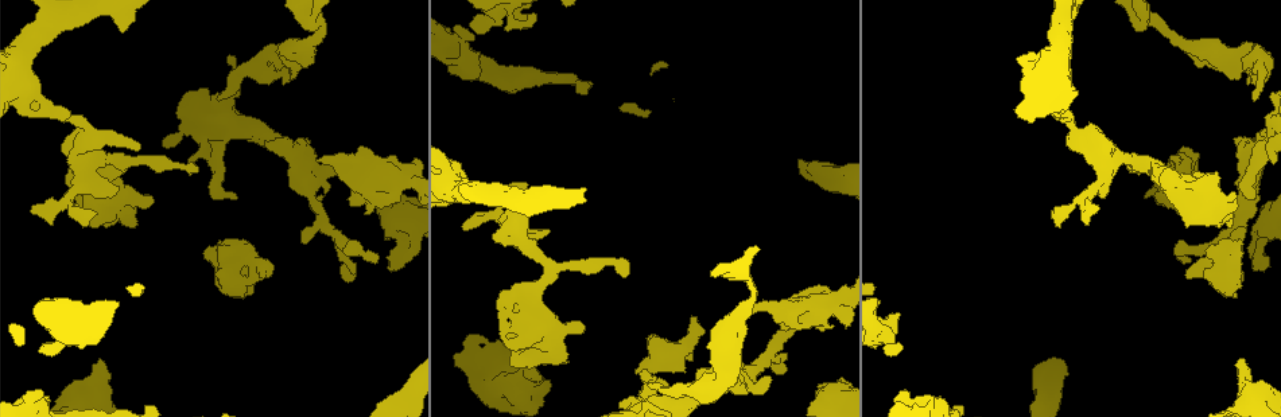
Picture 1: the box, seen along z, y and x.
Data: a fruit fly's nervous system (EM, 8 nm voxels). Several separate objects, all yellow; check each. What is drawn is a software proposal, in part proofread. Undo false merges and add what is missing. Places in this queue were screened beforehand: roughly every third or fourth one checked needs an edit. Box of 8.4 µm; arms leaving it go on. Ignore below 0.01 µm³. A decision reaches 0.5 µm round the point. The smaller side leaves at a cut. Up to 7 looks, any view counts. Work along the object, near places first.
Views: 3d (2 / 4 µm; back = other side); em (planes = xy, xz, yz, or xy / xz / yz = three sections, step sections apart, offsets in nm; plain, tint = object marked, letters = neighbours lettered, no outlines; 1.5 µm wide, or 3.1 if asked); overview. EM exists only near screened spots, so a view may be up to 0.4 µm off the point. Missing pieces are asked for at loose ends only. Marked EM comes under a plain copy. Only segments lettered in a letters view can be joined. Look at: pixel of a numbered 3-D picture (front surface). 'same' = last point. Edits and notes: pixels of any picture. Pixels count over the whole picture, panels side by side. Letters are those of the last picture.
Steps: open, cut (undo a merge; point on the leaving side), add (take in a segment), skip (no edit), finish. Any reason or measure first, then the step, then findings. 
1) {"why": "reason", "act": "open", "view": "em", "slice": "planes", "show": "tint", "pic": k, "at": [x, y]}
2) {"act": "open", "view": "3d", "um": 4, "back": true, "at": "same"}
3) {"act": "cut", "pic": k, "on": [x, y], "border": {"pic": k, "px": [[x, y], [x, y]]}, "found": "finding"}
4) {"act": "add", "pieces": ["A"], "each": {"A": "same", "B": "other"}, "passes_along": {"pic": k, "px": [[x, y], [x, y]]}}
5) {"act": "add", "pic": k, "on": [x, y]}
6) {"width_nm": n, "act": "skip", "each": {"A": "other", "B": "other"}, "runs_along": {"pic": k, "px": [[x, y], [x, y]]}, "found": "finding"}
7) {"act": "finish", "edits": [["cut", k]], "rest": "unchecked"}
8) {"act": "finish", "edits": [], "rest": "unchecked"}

{"why": "abrupt turn", "act": "open", "view": "3d", "um": 4, "pic": 1, "at": [716, 385]}

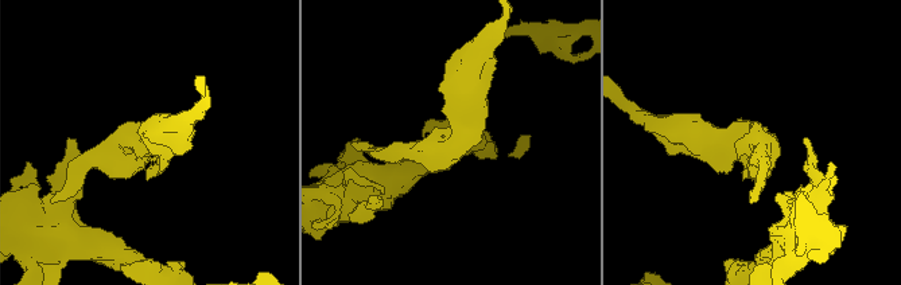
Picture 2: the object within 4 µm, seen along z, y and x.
{"why": "shape alone is not enough", "act": "open", "view": "em", "slice": "xy", "step": 4, "show": "letters", "pic": 2, "at": [447, 149]}

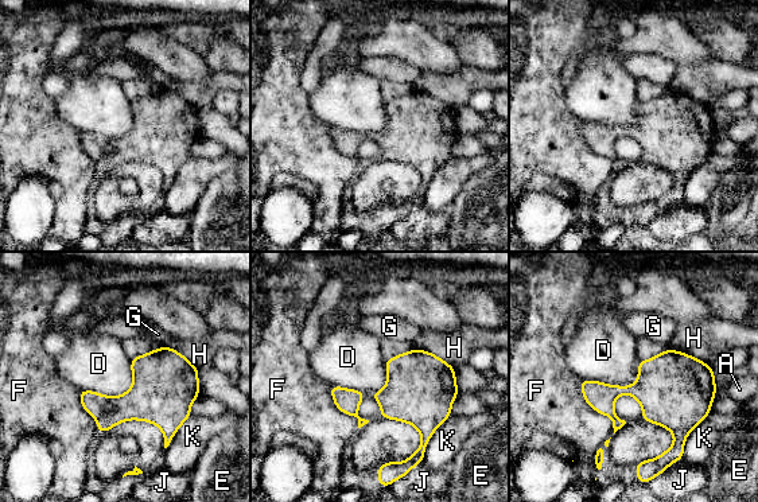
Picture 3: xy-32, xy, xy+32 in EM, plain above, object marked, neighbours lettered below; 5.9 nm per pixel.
{"act": "skip", "each": {"A": "other", "D": "other", "E": "other", "F": "other", "G": "other", "H": "other", "J": "other", "K": "other"}, "border": {"pic": 3, "px": [[131, 360], [123, 393], [80, 390]]}, "found": "all the same neuron"}

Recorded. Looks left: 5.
{"why": "branch stops here", "act": "open", "view": "3d", "um": 2, "back": true, "pic": 1, "at": [699, 376]}

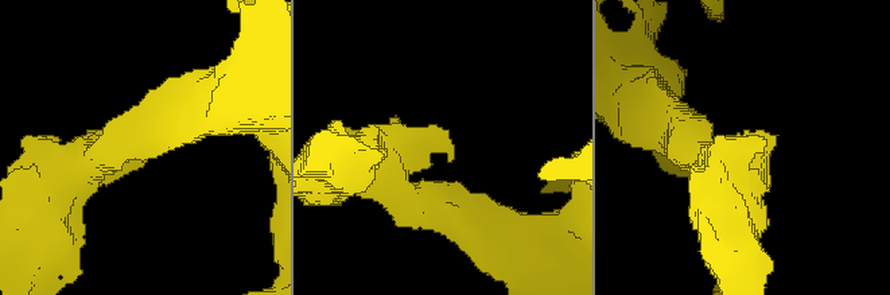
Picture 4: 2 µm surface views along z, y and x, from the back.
{"arm_widths_nm": [300, 380], "act": "open", "view": "em", "slice": "planes", "show": "letters", "pic": 4, "at": [449, 147]}

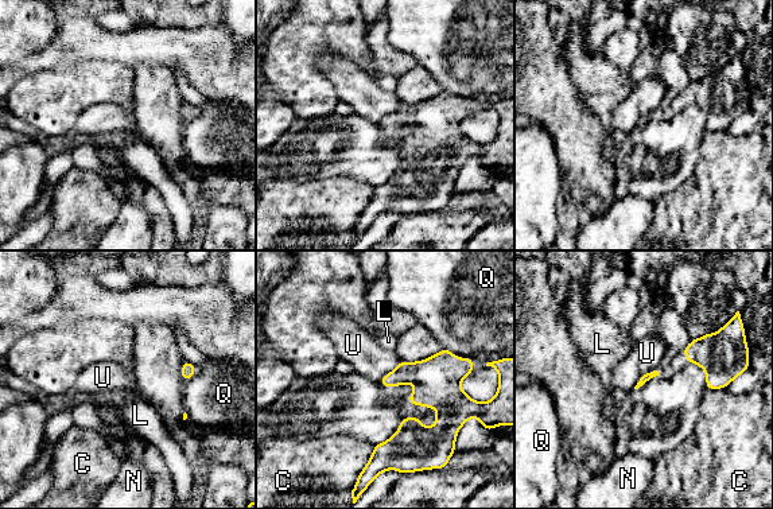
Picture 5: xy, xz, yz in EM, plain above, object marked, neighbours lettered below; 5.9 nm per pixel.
{"longest_contact_nm": ["U", 180], "act": "skip", "each": {"C": "other", "L": "other", "N": "other", "Q": "other", "U": "other"}, "border": {"pic": 5, "px": [[400, 361], [379, 381]]}, "found": "none of them fits"}

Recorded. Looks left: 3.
{"why": "an open end", "act": "open", "view": "em", "slice": "xy", "step": 8, "show": "tint", "pic": 1, "at": [1261, 269]}

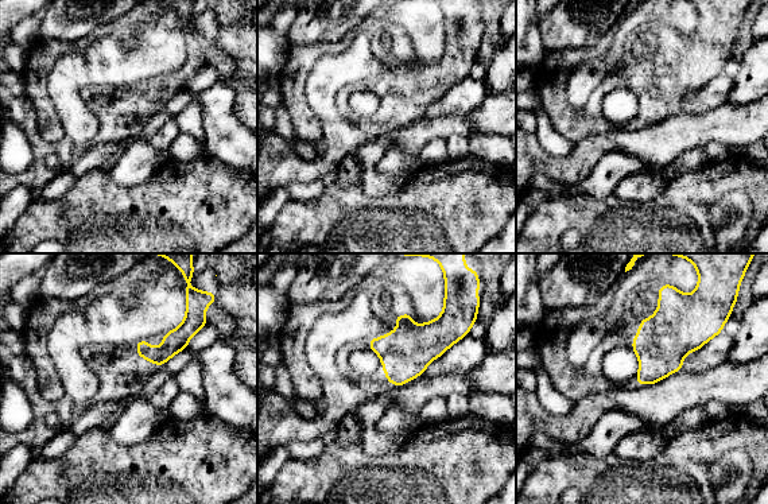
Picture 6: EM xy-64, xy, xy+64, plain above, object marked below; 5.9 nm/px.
{"why": "what lies round it", "act": "open", "view": "em", "slice": "xy", "step": 8, "show": "letters", "at": "same"}

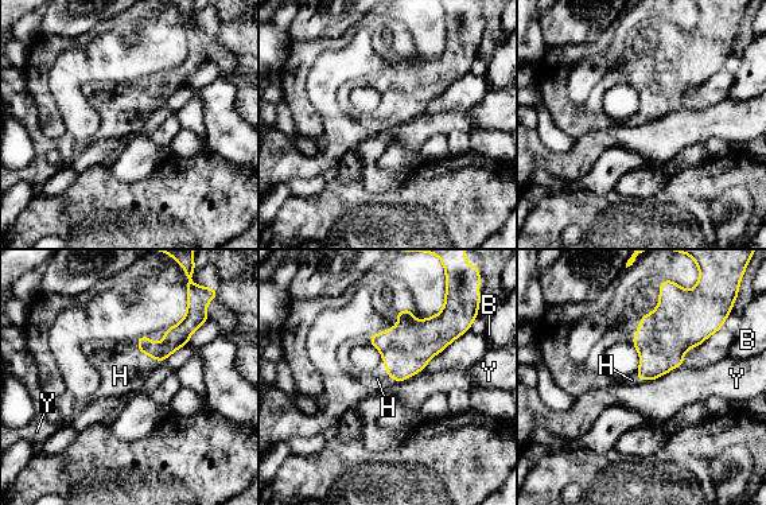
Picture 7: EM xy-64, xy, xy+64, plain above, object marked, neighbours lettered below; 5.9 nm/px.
{"width_nm": 170, "act": "add", "pieces": ["H"], "each": {"B": "other", "H": "same", "Y": "other"}, "passes_along": {"pic": 7, "px": [[407, 348], [388, 375], [377, 379]]}, "found": "it goes on there"}

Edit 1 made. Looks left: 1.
{"act": "finish", "edits": [["add", 7]], "rest": "unchecked"}

